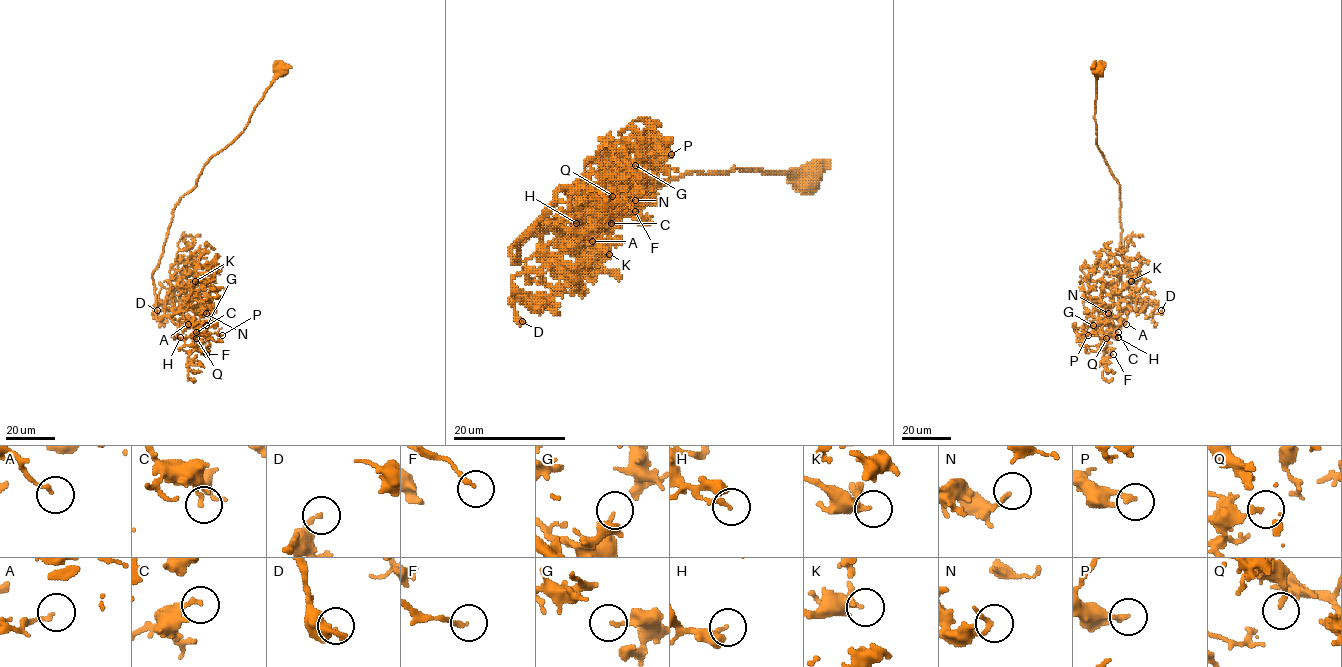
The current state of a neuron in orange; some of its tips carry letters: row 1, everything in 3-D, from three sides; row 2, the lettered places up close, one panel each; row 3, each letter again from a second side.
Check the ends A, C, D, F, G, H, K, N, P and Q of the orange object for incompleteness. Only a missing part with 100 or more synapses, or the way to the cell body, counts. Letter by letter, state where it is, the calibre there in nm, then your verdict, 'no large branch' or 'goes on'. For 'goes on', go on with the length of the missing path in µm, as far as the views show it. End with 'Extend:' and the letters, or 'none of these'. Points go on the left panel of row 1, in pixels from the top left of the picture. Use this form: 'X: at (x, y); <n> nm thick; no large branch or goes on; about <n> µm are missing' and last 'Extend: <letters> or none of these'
A: at (188, 324); 140 nm thick; no large branch
C: at (196, 332); 120 nm thick; no large branch
D: at (157, 310); 160 nm thick; no large branch
F: at (206, 354); 170 nm thick; no large branch
G: at (206, 325); 140 nm thick; no large branch
H: at (180, 337); 110 nm thick; goes on; about 10 µm are missing
K: at (195, 281); 200 nm thick; no large branch
N: at (206, 313); 200 nm thick; no large branch
P: at (222, 335); 200 nm thick; no large branch
Q: at (196, 338); 130 nm thick; no large branch
Extend: H

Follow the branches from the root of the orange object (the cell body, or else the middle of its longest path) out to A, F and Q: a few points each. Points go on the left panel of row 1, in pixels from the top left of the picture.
A: (281, 70), (244, 130), (210, 158), (172, 212), (152, 275), (155, 318), (168, 316), (180, 328), (188, 324)
F: (281, 70), (244, 130), (210, 158), (176, 205), (152, 275), (155, 318), (177, 325), (184, 350), (206, 354)
Q: (281, 70), (244, 130), (210, 158), (176, 205), (152, 275), (155, 318), (168, 316), (185, 344), (196, 338)

